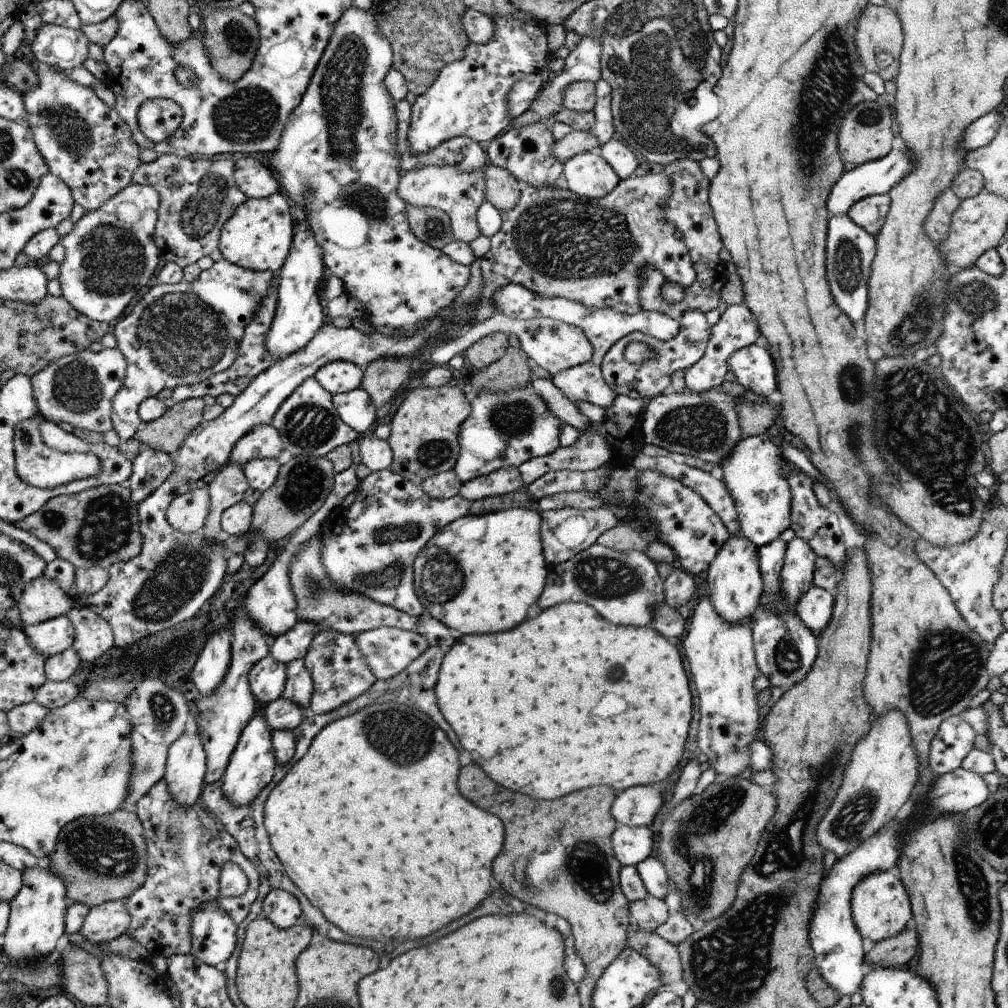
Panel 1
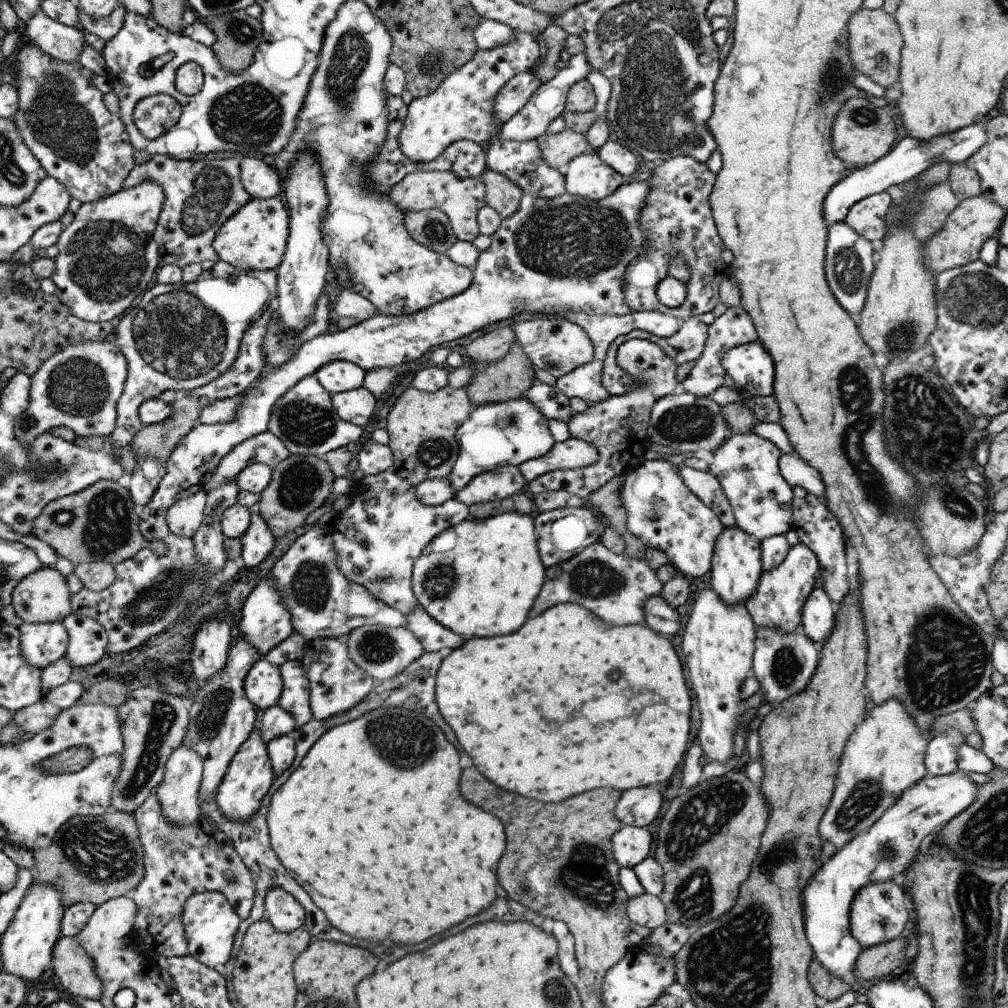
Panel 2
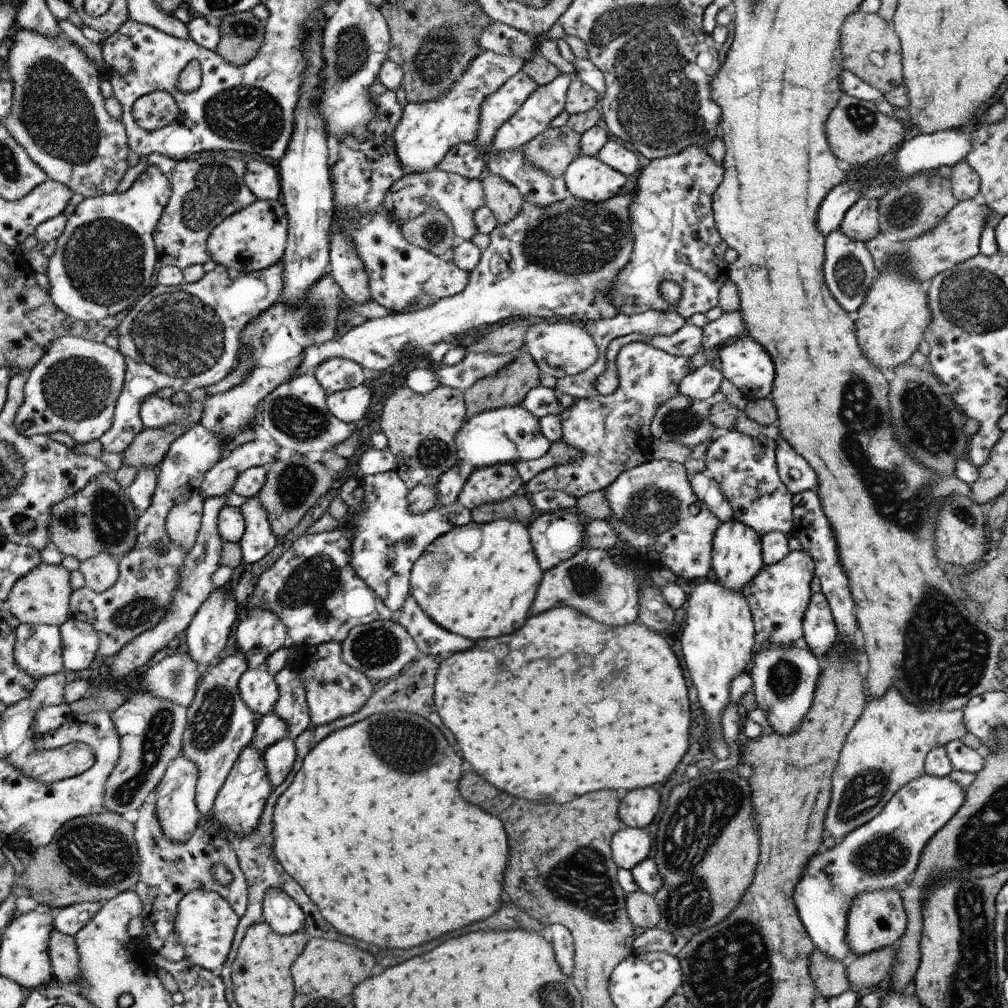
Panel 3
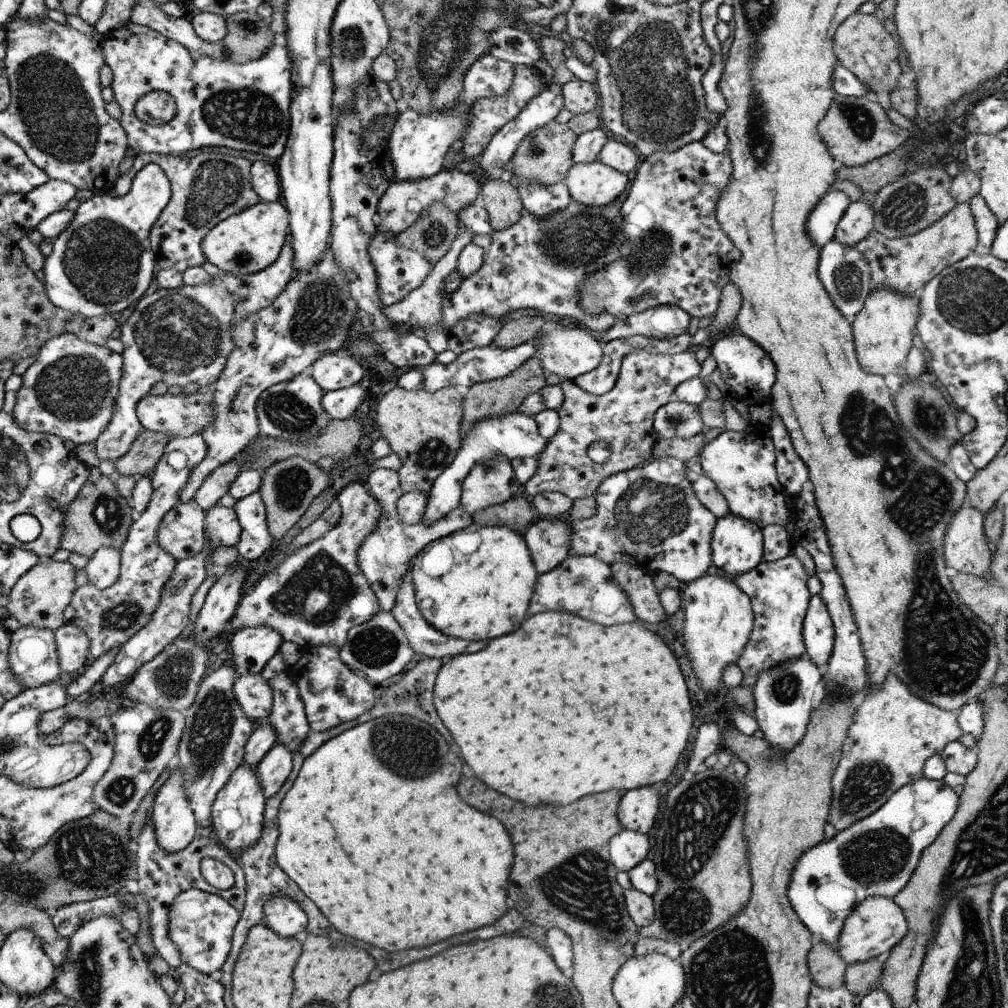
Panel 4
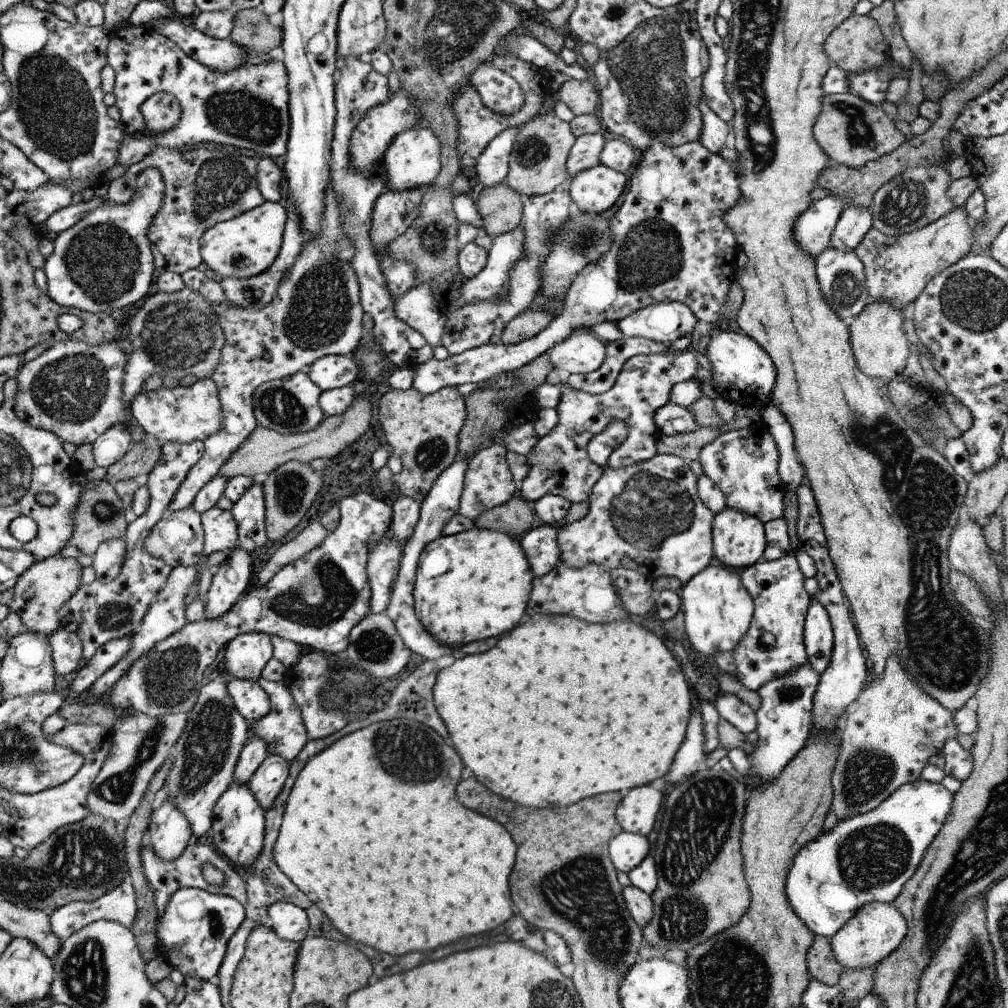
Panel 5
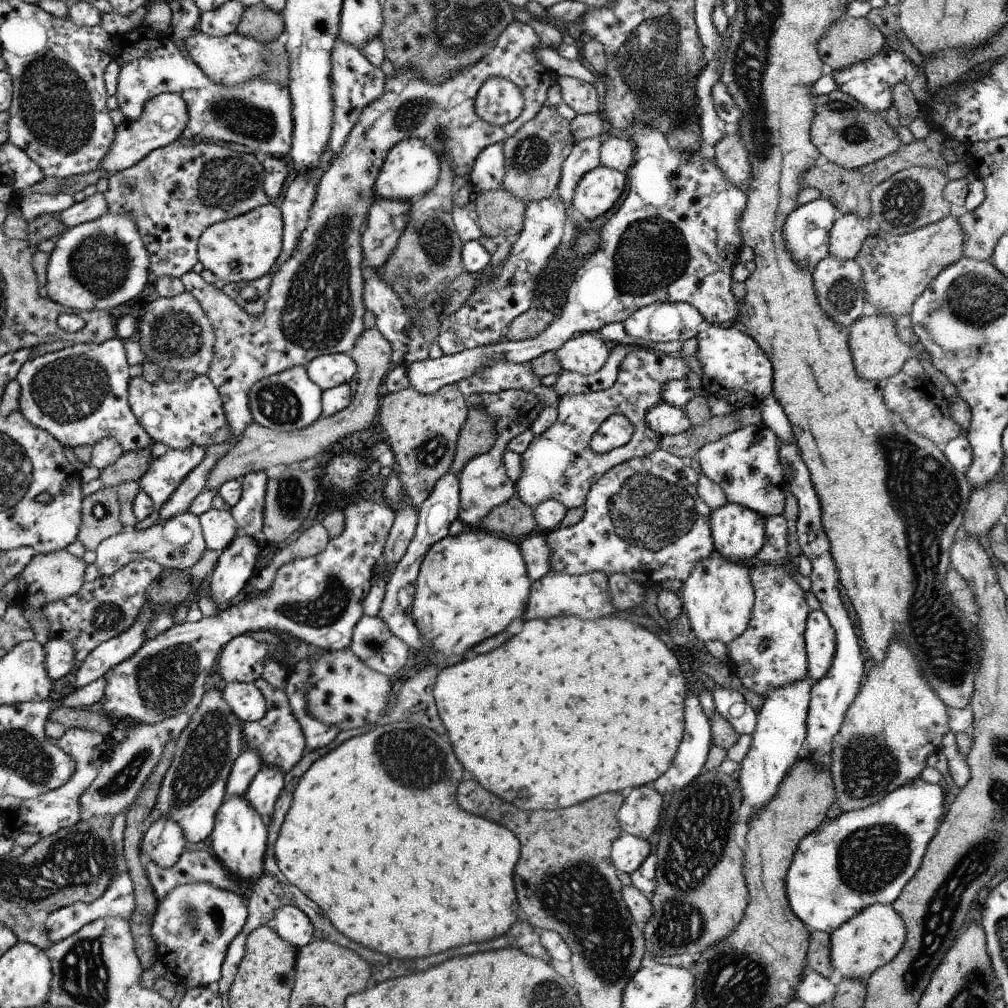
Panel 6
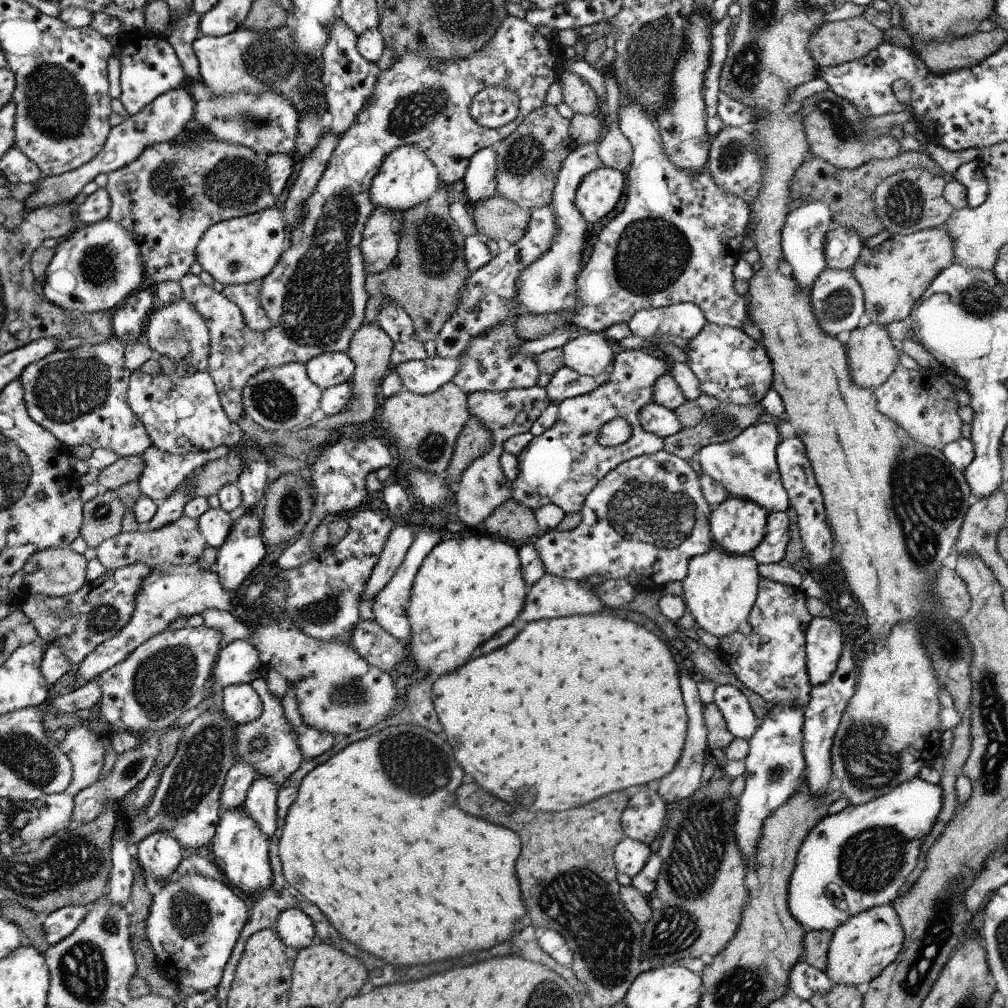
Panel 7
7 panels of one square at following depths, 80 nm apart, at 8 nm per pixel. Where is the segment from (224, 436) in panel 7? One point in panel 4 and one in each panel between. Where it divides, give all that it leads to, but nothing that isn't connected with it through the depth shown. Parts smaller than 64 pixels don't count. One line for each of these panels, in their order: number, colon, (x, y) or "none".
4: (182, 415)
5: (180, 414)
6: (179, 414)

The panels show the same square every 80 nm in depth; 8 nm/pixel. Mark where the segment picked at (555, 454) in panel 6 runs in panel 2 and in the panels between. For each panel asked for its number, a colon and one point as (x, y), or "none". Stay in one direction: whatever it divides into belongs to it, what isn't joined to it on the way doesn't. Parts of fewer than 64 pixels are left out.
2: (617, 427)
3: (613, 433)
4: (624, 417)
5: (559, 465)

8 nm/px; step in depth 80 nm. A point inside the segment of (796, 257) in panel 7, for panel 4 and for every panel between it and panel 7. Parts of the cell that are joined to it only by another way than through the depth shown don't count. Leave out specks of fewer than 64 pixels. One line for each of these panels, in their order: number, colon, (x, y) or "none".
4: (822, 222)
5: (813, 230)
6: (806, 232)

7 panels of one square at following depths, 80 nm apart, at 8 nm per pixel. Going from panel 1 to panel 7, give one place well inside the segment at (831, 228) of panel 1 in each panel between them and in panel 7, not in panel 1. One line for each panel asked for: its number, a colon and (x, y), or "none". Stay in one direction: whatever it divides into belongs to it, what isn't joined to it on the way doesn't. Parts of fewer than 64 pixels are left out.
2: (850, 259)
3: (849, 270)
4: (844, 272)
5: (841, 275)
6: (839, 287)
7: (838, 301)

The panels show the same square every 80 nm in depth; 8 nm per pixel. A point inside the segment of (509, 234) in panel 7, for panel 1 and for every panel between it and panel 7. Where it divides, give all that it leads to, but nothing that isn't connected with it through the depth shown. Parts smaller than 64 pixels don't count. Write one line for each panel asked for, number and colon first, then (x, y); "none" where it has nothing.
1: (503, 190)
2: (503, 195)
3: (504, 199)
4: (501, 198)
5: (501, 207)
6: (500, 215)

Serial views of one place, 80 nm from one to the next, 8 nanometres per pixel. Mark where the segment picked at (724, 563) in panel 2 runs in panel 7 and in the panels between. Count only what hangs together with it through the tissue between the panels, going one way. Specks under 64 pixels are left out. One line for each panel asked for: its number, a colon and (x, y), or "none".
3: (737, 558)
4: (738, 547)
5: (739, 539)
6: (739, 534)
7: (738, 525)

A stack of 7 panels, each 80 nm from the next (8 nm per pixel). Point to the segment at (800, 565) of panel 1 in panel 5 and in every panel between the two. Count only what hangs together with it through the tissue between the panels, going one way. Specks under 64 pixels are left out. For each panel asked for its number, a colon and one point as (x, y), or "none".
2: (777, 601)
3: (779, 595)
4: (779, 597)
5: (774, 646)

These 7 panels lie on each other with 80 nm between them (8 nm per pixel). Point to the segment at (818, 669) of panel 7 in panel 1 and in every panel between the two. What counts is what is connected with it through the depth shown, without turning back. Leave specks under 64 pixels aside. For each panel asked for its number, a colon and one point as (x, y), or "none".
1: (815, 608)
2: (818, 613)
3: (820, 633)
4: (818, 632)
5: (818, 636)
6: (820, 641)

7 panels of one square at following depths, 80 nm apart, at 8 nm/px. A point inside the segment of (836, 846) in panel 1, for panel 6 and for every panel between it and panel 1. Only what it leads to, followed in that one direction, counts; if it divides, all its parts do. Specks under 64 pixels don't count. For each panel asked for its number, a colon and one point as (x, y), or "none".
2: (885, 755)
3: (886, 748)
4: (893, 733)
5: (887, 736)
6: (896, 722)

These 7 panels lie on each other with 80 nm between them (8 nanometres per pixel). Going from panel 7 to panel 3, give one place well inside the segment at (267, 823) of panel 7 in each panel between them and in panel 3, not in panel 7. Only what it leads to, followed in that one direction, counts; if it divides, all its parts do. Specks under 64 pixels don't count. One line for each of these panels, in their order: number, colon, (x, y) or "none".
3: (279, 758)
4: (272, 771)
5: (266, 783)
6: (264, 790)

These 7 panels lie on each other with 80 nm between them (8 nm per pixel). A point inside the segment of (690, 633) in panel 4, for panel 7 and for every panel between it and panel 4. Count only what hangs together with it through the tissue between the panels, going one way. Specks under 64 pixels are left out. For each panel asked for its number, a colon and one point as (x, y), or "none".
5: (718, 611)
6: (718, 598)
7: (720, 591)

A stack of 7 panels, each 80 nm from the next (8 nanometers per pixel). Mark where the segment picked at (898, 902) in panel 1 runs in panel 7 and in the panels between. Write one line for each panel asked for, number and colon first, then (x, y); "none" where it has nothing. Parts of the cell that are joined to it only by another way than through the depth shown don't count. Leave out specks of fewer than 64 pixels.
2: (879, 912)
3: (877, 919)
4: (877, 924)
5: (876, 930)
6: (870, 939)
7: (860, 949)

